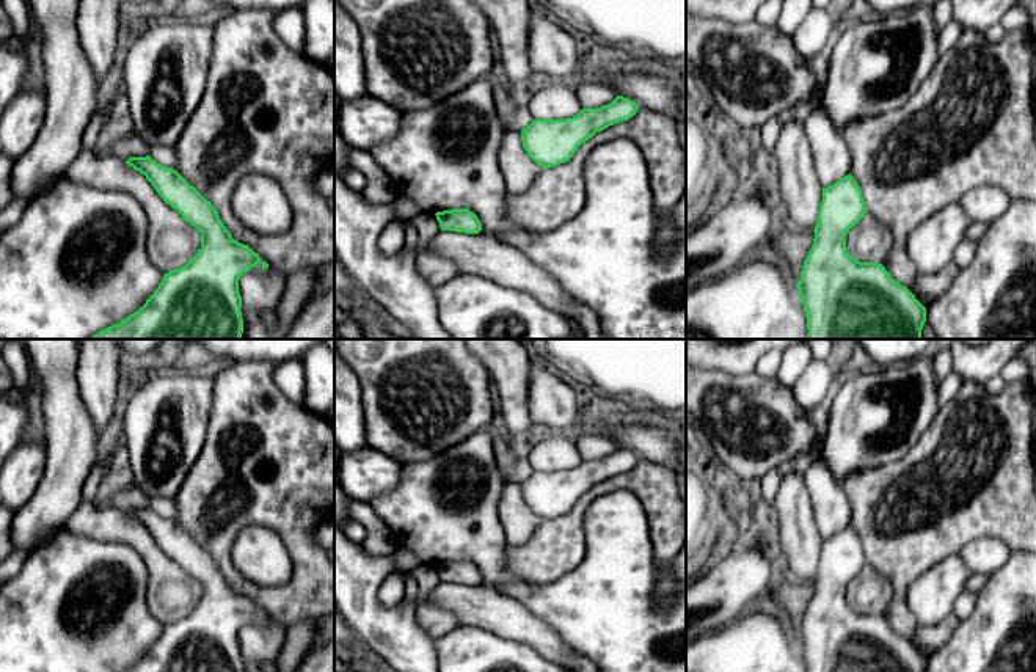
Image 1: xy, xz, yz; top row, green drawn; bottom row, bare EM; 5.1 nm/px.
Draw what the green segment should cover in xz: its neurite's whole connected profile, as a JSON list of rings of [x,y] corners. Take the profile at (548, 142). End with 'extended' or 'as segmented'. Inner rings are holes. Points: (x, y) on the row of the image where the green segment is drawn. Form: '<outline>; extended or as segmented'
[[[623,96],[600,108],[582,108],[567,119],[534,119],[521,130],[523,148],[542,168],[568,162],[596,132],[631,119],[639,105]]]; as segmented

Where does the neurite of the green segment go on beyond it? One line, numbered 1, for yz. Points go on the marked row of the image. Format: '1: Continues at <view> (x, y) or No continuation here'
1: No continuation here

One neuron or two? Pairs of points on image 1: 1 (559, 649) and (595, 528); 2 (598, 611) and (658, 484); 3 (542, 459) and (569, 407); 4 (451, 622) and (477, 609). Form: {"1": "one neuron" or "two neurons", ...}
{"1": "two neurons", "2": "two neurons", "3": "two neurons", "4": "two neurons"}

